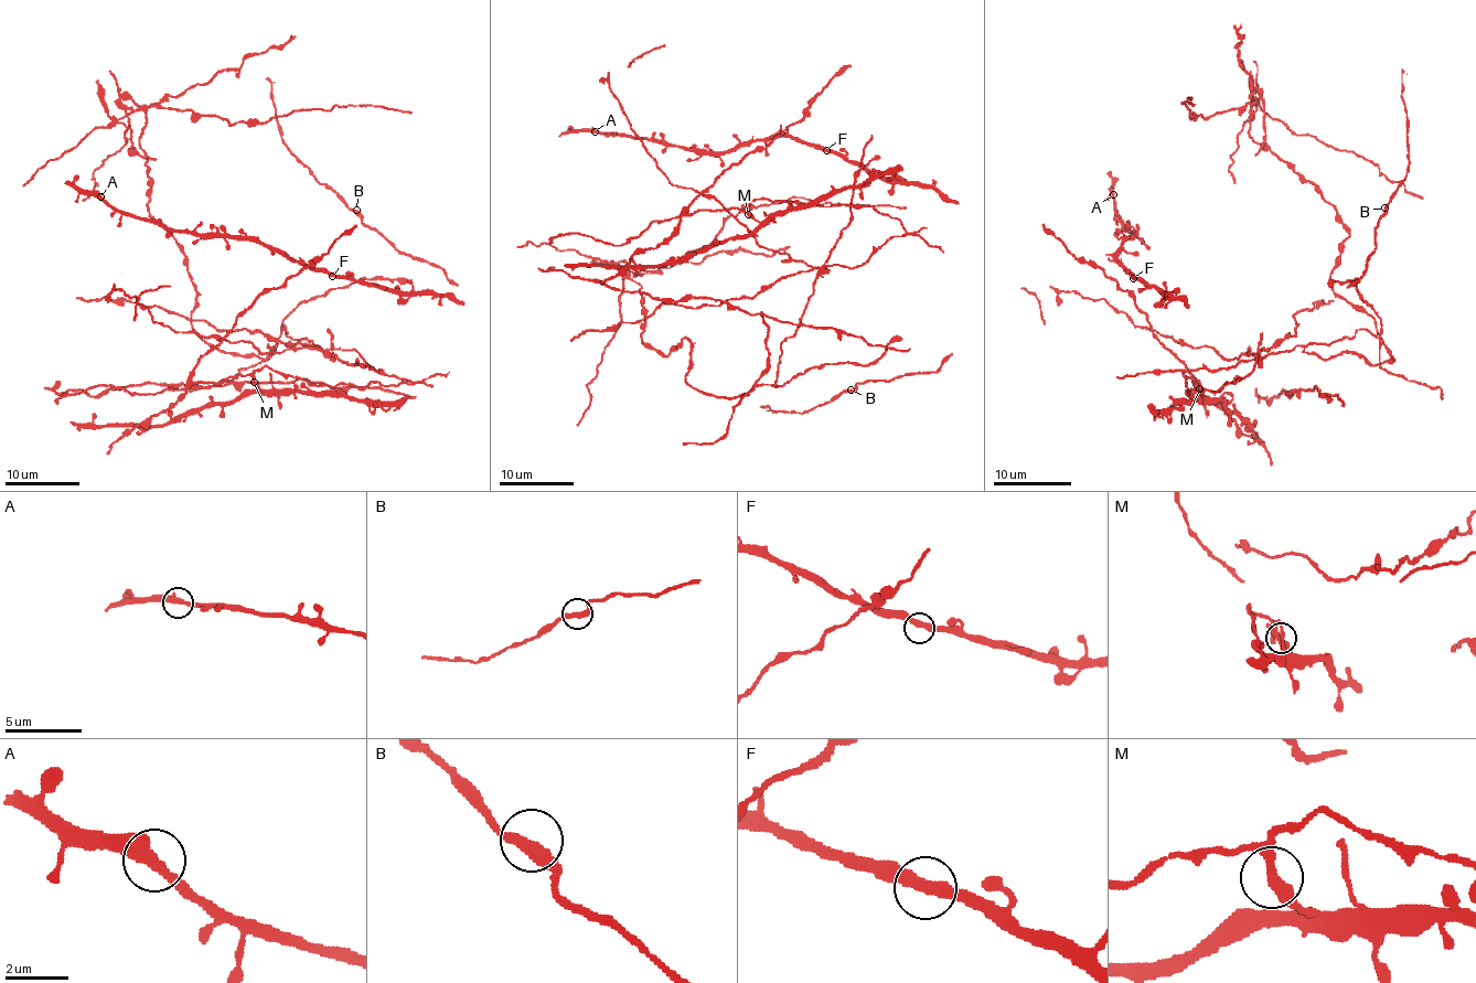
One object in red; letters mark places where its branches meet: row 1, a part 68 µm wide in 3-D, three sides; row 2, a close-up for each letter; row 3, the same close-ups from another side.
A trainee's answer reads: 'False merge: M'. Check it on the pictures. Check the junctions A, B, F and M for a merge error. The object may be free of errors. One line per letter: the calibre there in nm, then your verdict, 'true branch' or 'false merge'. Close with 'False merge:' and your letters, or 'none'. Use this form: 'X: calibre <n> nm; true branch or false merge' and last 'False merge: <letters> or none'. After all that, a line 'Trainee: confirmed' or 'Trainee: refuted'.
A: calibre 380 nm; true branch
B: calibre 360 nm; true branch
F: calibre 380 nm; true branch
M: calibre 400 nm; false merge
False merge: M
Trainee: confirmed

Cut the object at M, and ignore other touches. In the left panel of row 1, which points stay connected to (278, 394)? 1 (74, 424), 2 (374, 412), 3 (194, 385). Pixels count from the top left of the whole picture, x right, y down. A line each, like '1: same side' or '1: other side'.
1: same side
2: same side
3: other side

